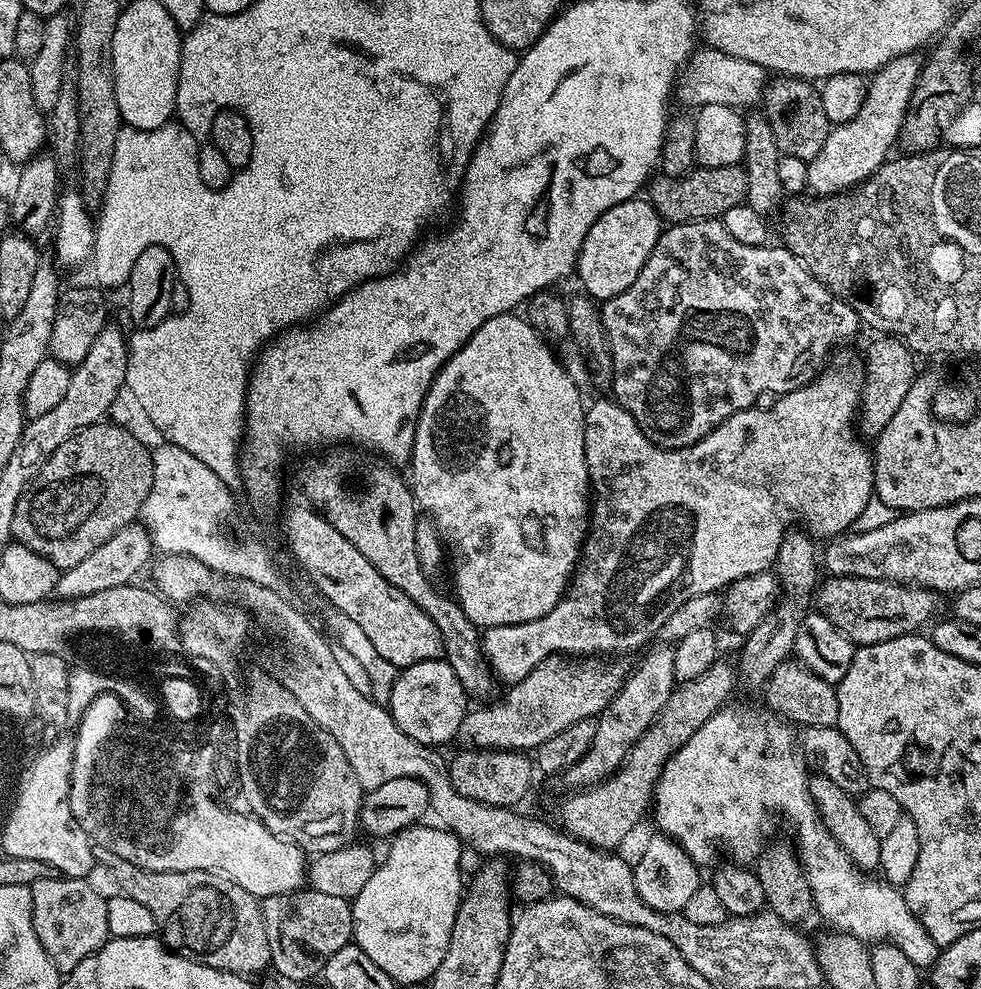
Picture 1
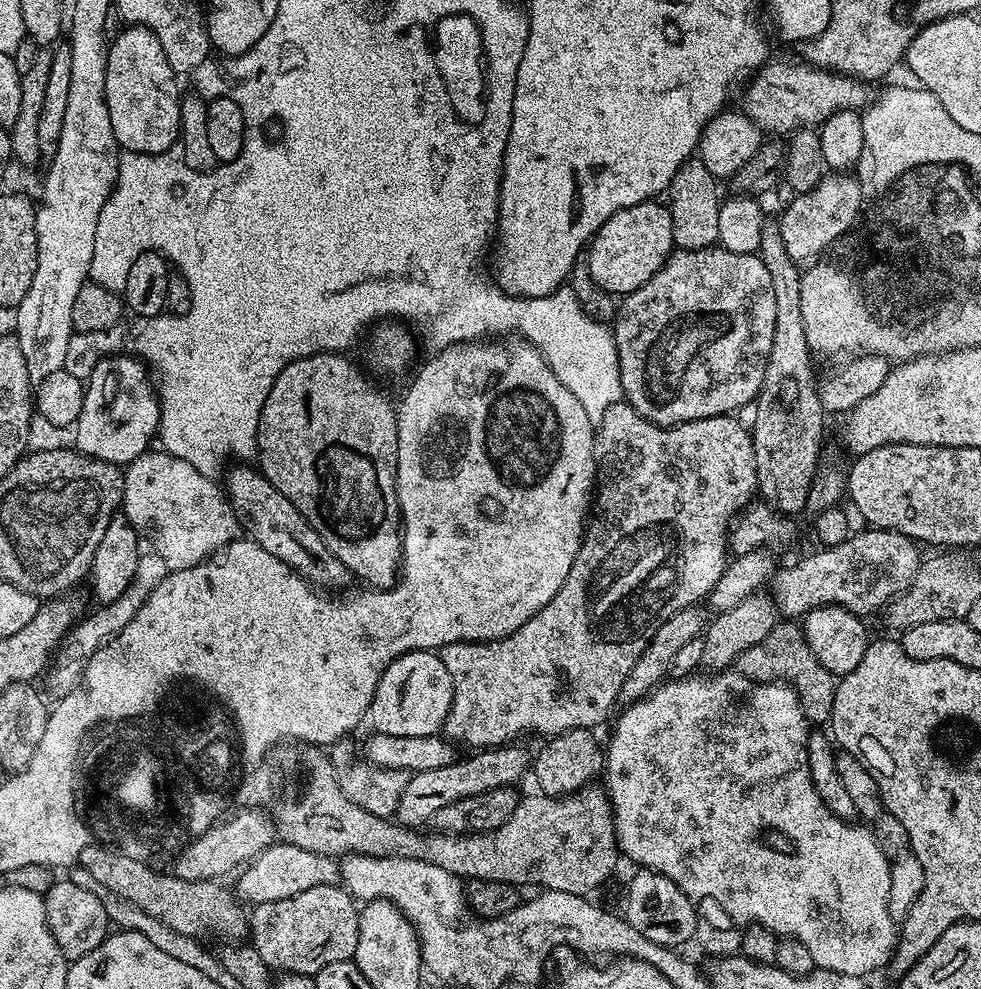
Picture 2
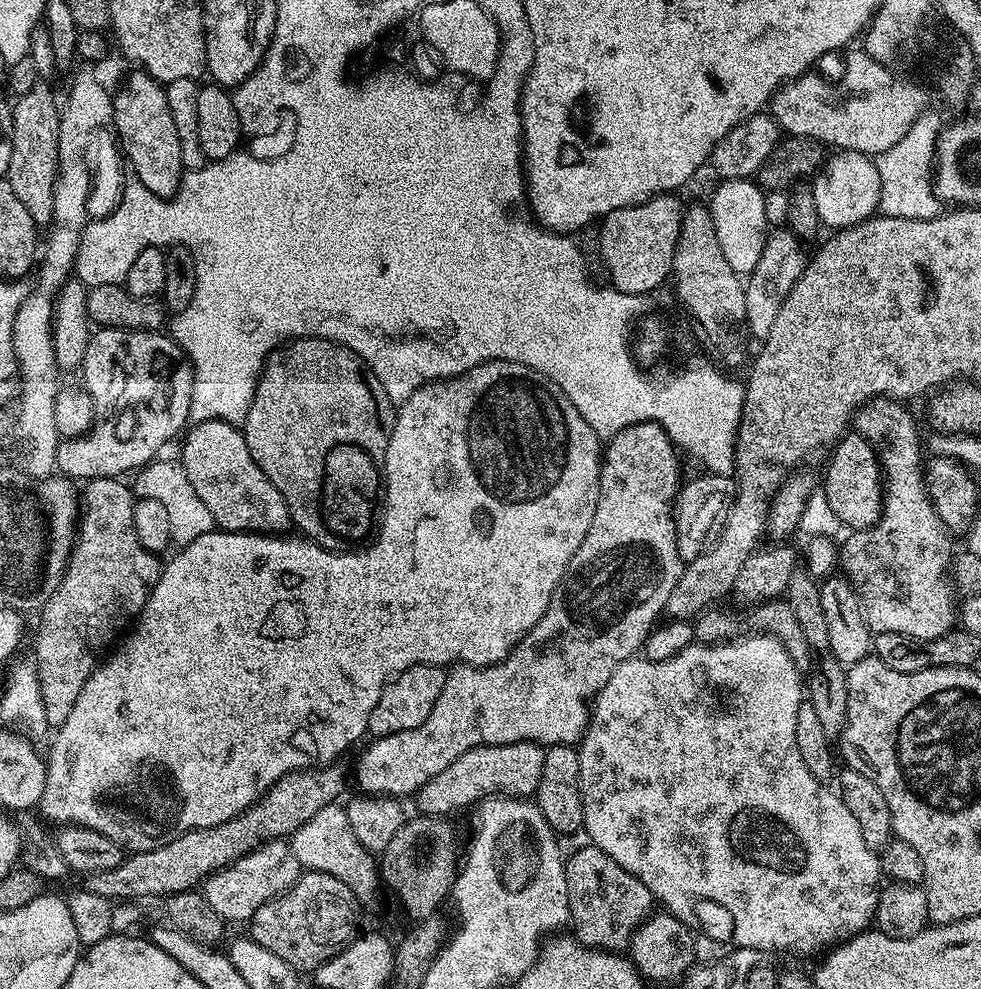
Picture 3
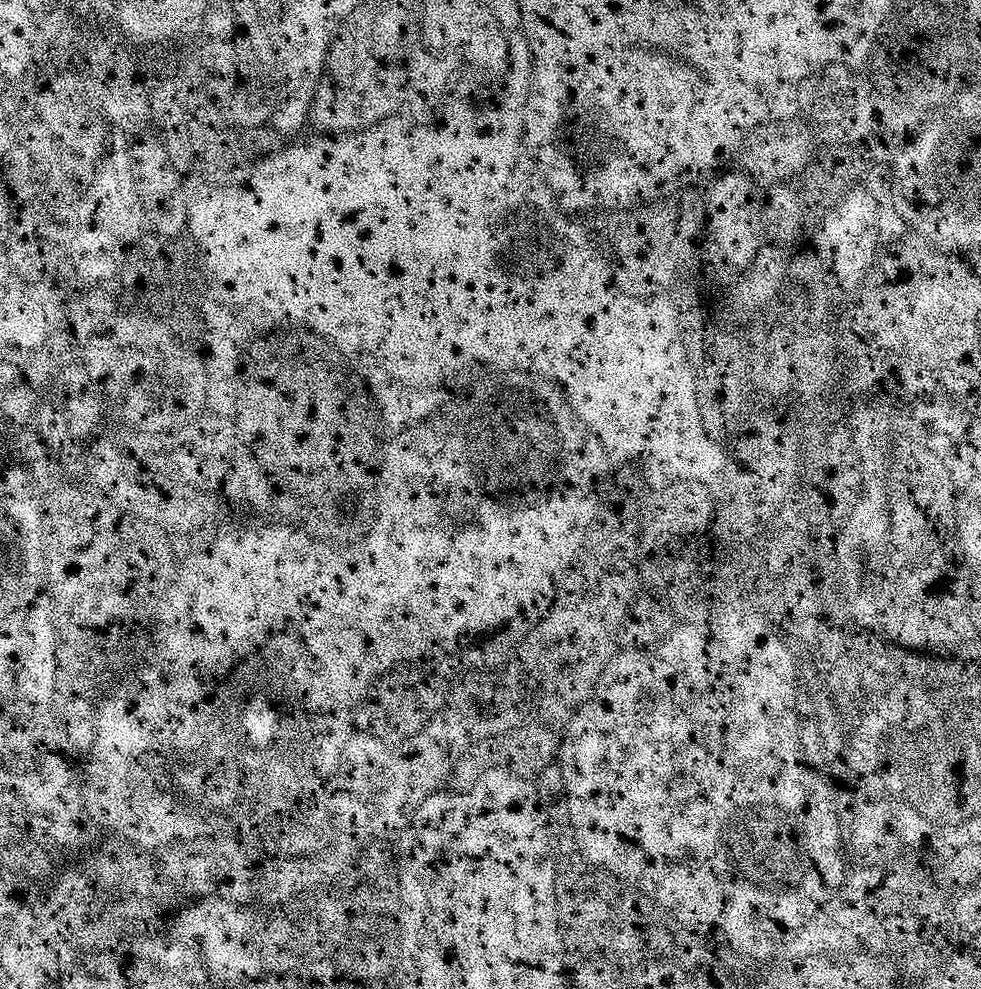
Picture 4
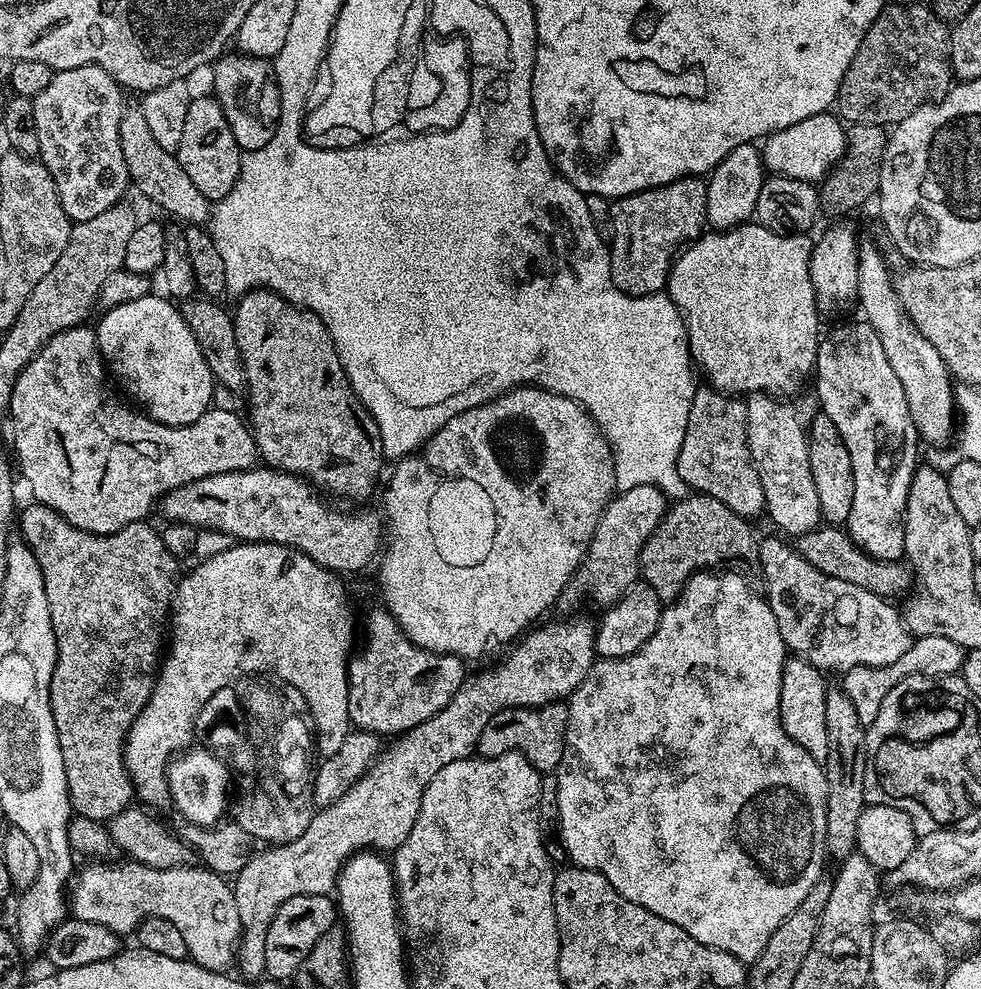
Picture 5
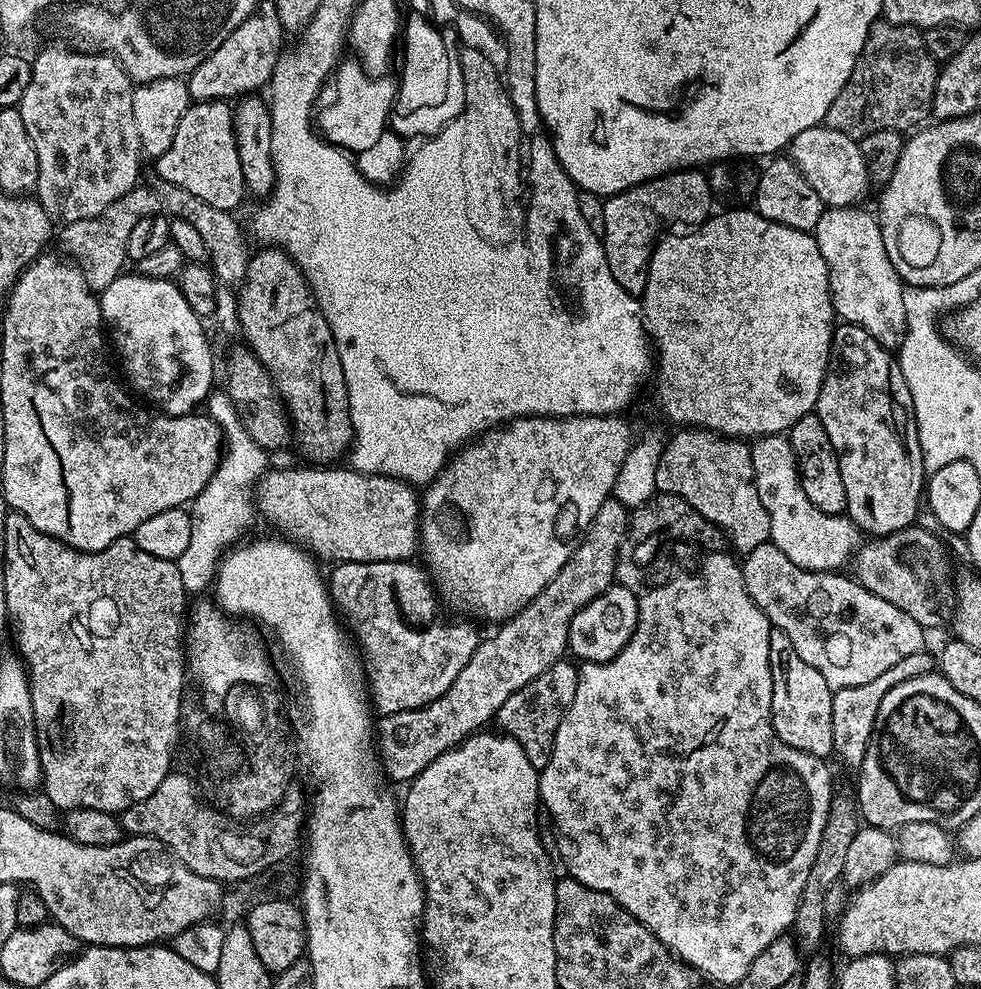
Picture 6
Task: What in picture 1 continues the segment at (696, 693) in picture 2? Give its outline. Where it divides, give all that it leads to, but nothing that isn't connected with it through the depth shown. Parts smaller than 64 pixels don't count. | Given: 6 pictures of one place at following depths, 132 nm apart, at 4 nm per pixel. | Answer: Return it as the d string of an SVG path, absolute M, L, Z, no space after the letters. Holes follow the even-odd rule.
M729 702L719 708L700 727L698 734L694 734L694 738L690 738L690 742L686 742L686 746L679 748L666 762L654 793L656 824L660 827L657 829L669 840L680 844L698 866L705 866L715 858L716 844L721 844L736 859L733 861L737 865L744 866L749 863L747 860L758 861L765 847L764 808L768 812L785 816L796 835L794 852L808 879L815 915L820 915L832 927L829 929L833 933L853 936L868 946L893 944L902 950L902 954L906 954L906 958L910 958L910 962L914 962L916 968L931 969L936 963L938 946L910 914L903 891L897 885L889 884L887 880L875 875L872 877L872 874L857 868L820 821L820 813L810 798L810 769L804 763L804 755L800 753L797 729L775 712L768 711L767 707L755 708L752 704L736 703Z

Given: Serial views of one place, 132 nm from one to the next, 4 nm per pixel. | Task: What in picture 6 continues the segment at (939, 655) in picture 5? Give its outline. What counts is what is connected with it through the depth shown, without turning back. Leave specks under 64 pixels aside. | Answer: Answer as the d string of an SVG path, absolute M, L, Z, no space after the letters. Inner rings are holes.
M925 650L918 654L910 654L894 666L881 668L878 678L874 678L870 682L862 682L862 686L846 686L833 691L834 714L832 715L832 725L834 726L834 746L832 750L835 759L840 759L848 768L859 769L863 765L864 755L874 730L878 706L882 706L882 698L886 698L886 694L890 694L890 690L894 690L894 686L898 686L910 678L929 675L934 668L934 656L933 653L931 656L930 652Z

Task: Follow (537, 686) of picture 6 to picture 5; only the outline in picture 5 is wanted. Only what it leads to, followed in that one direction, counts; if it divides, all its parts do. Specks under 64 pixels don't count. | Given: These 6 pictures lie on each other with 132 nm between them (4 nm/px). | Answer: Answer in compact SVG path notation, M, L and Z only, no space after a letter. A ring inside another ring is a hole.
M564 702L545 704L542 708L511 708L502 710L486 722L476 743L475 755L498 758L507 752L520 752L541 774L555 773L562 762L562 750L568 725L568 705Z

